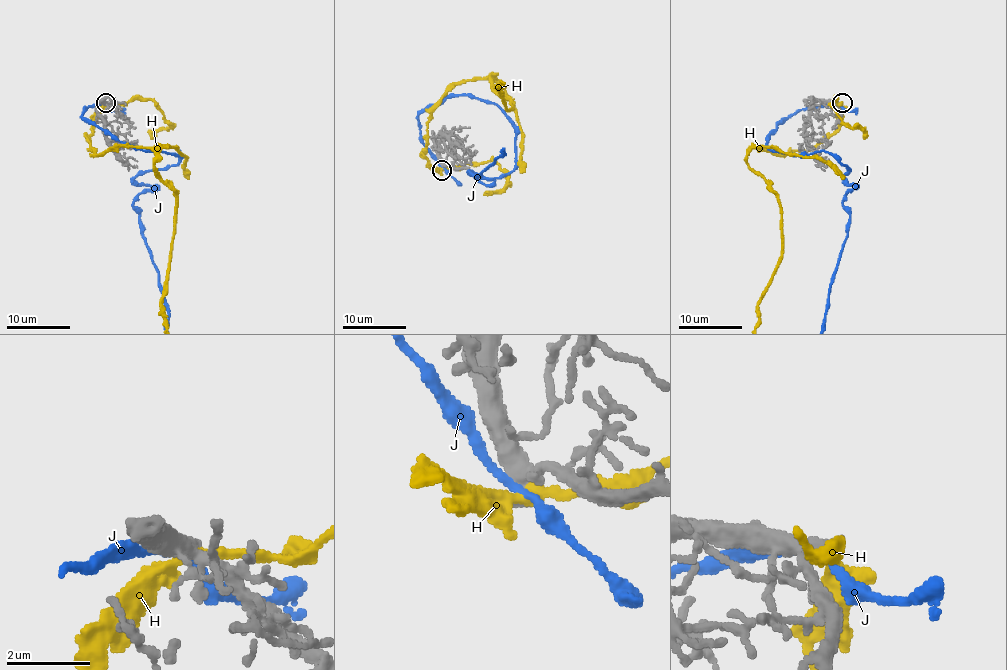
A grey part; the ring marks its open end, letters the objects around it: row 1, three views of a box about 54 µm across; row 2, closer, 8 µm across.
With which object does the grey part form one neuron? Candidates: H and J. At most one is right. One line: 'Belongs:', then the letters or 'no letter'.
Belongs: no letter

